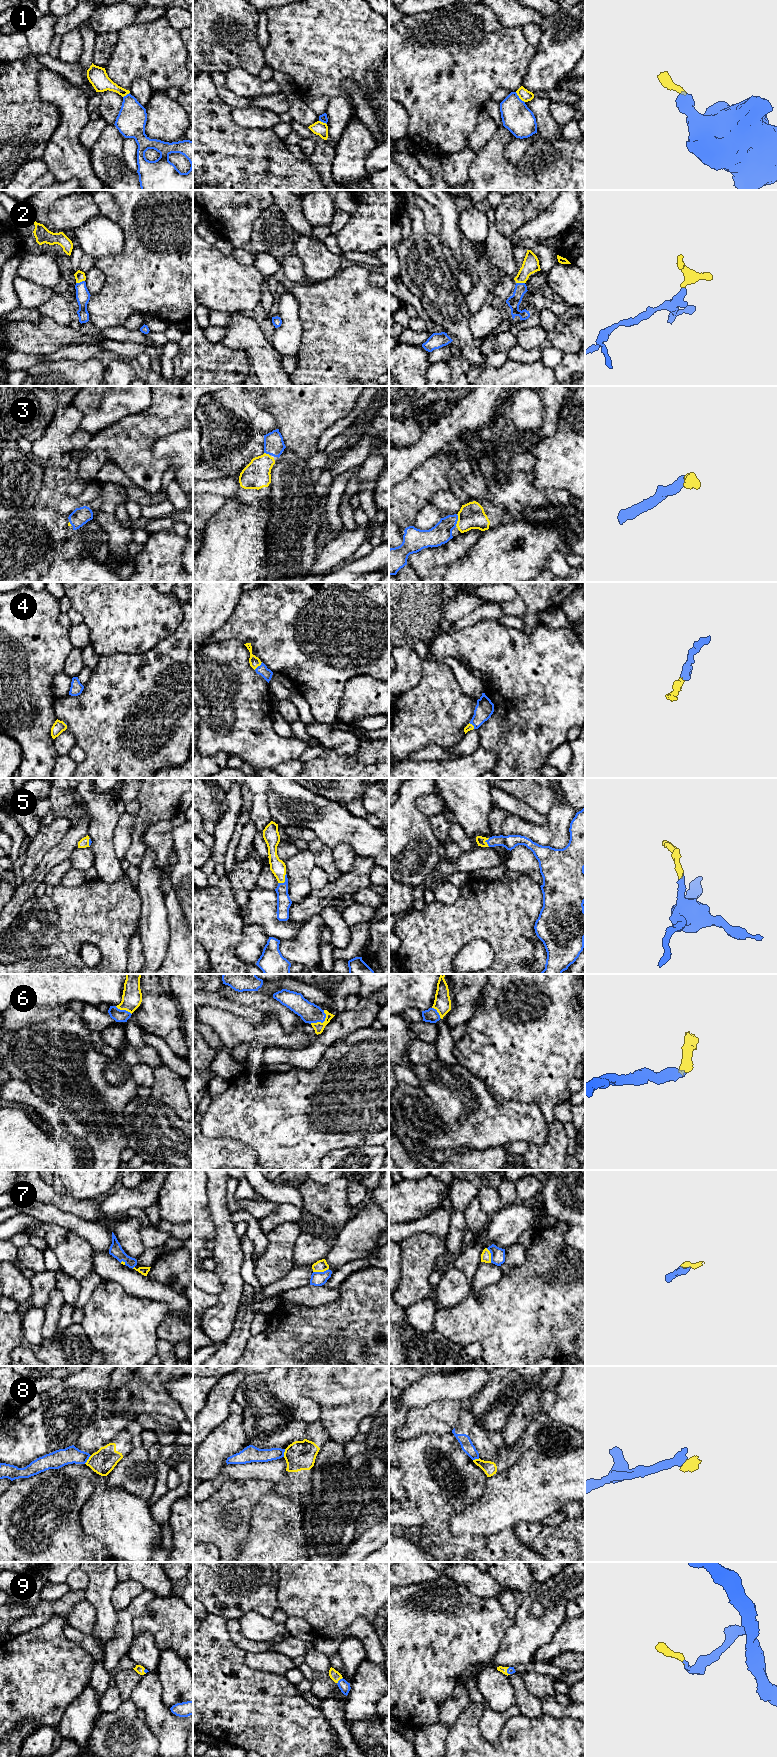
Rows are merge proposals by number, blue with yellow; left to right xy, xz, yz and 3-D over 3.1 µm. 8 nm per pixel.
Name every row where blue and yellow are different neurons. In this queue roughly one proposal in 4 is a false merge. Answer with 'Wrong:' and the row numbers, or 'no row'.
Wrong: 1, 8

